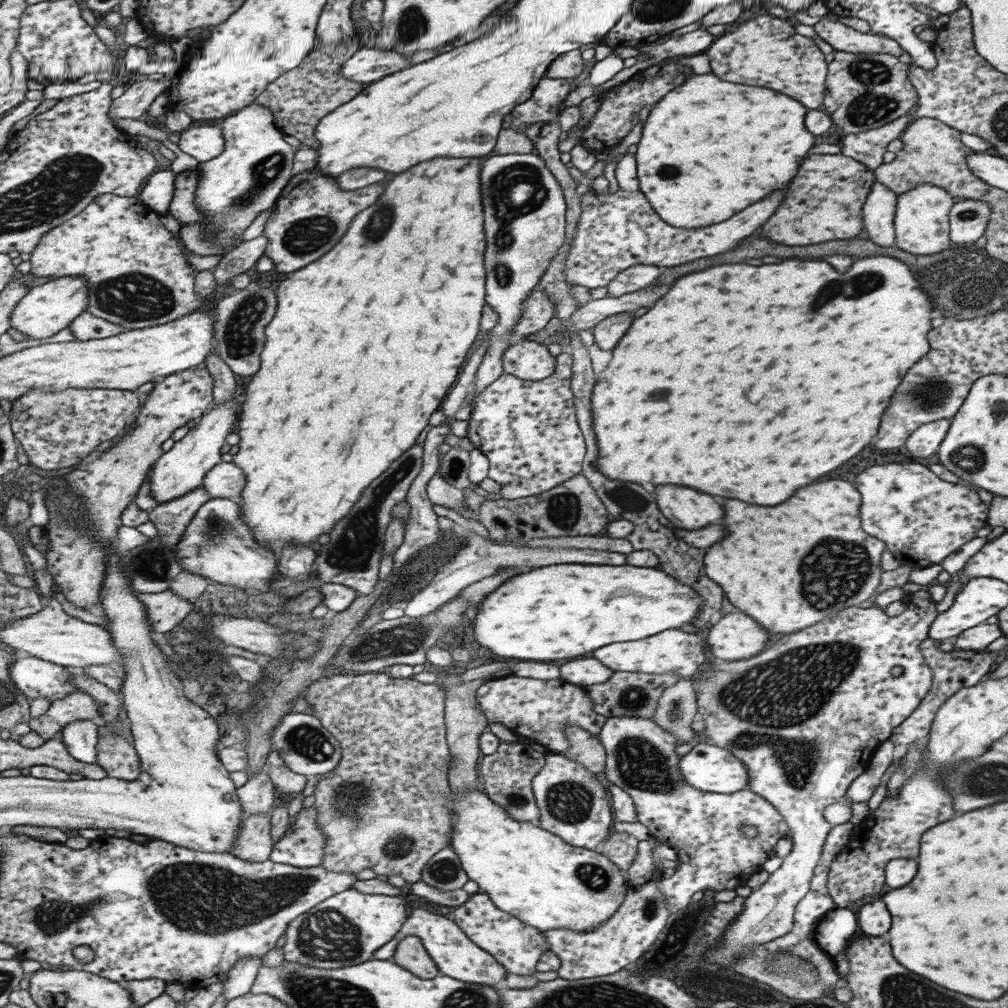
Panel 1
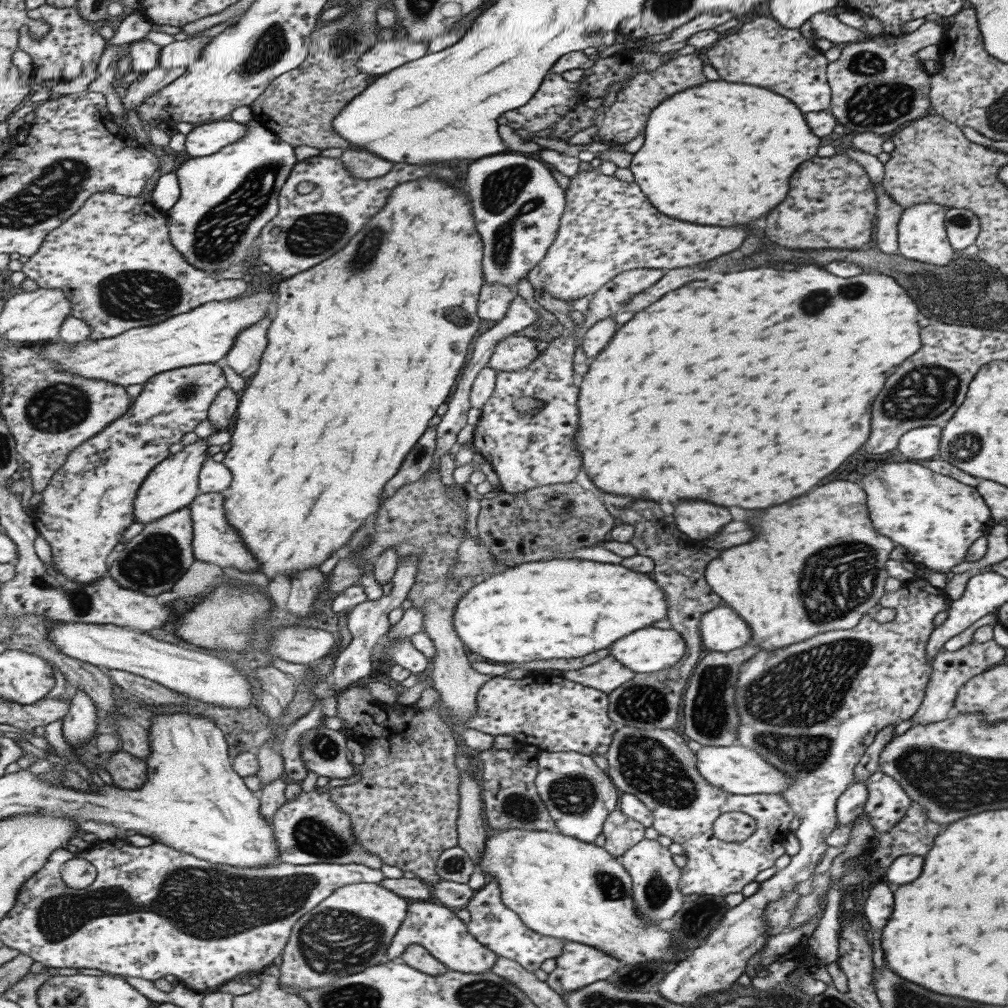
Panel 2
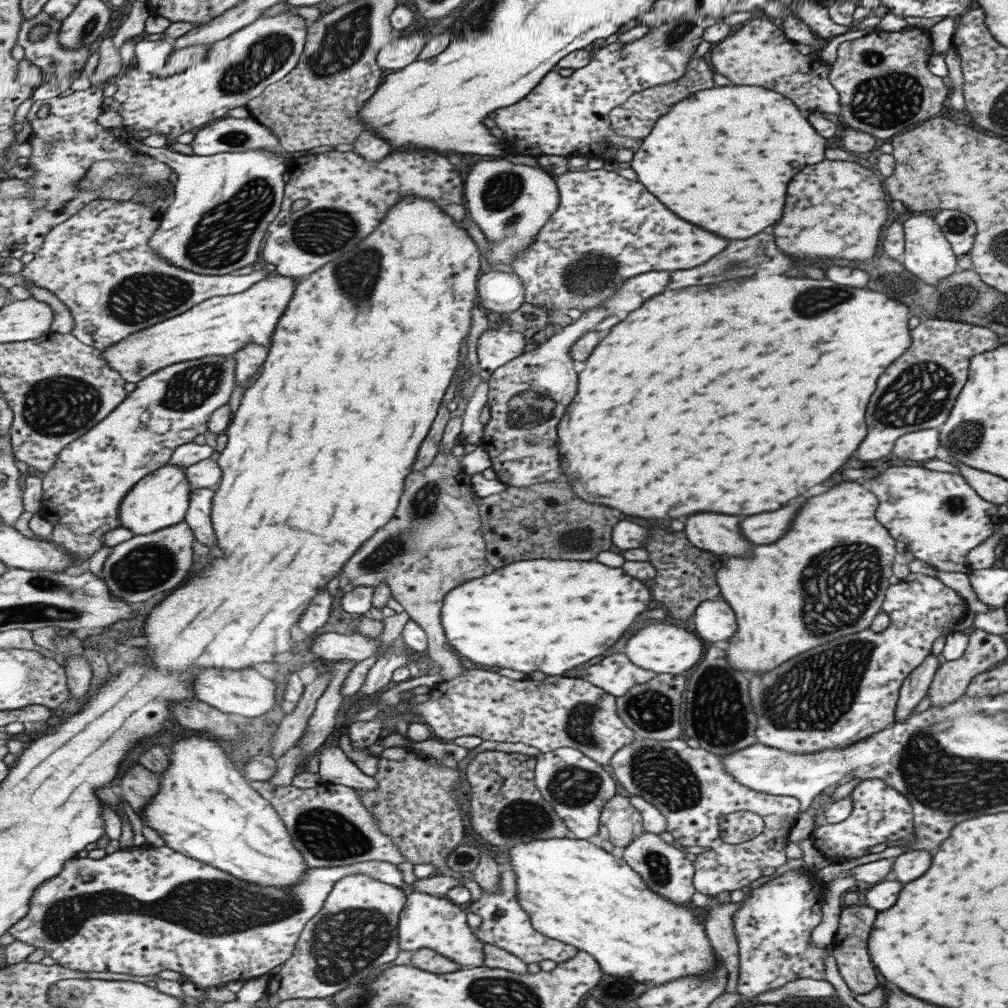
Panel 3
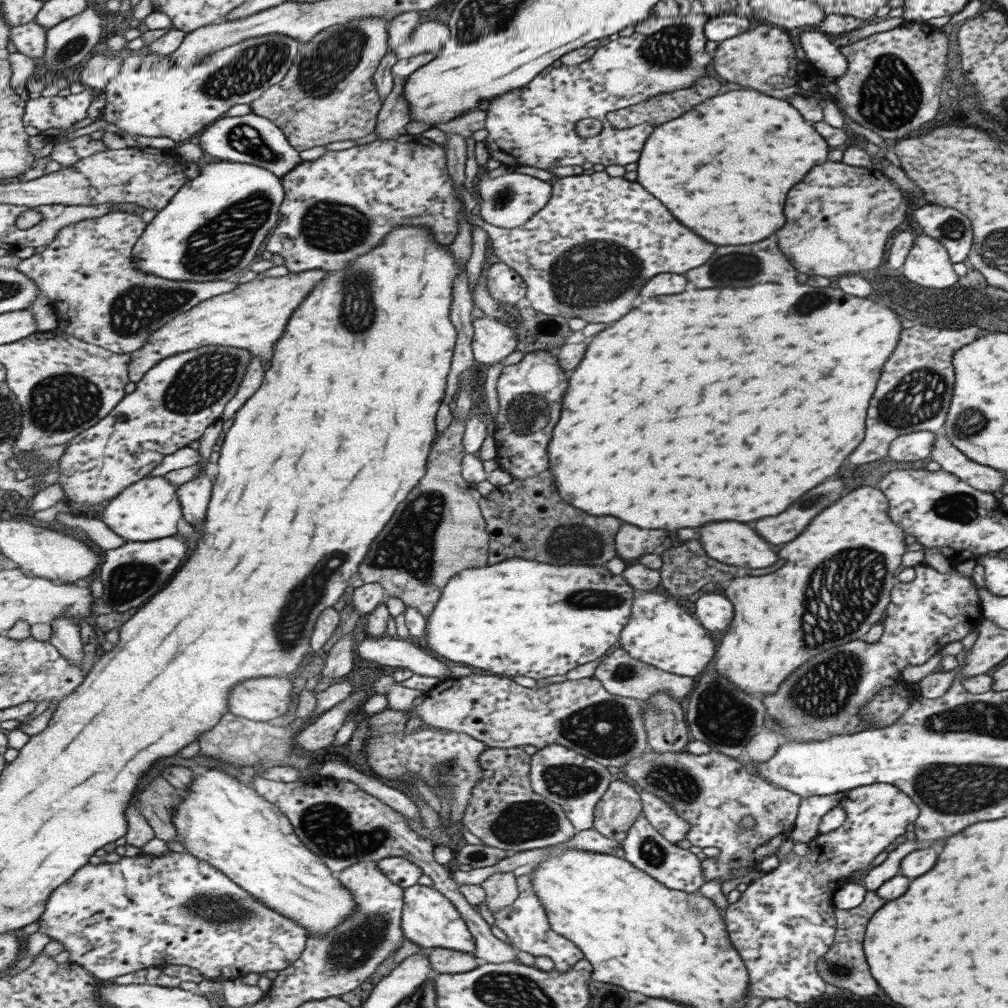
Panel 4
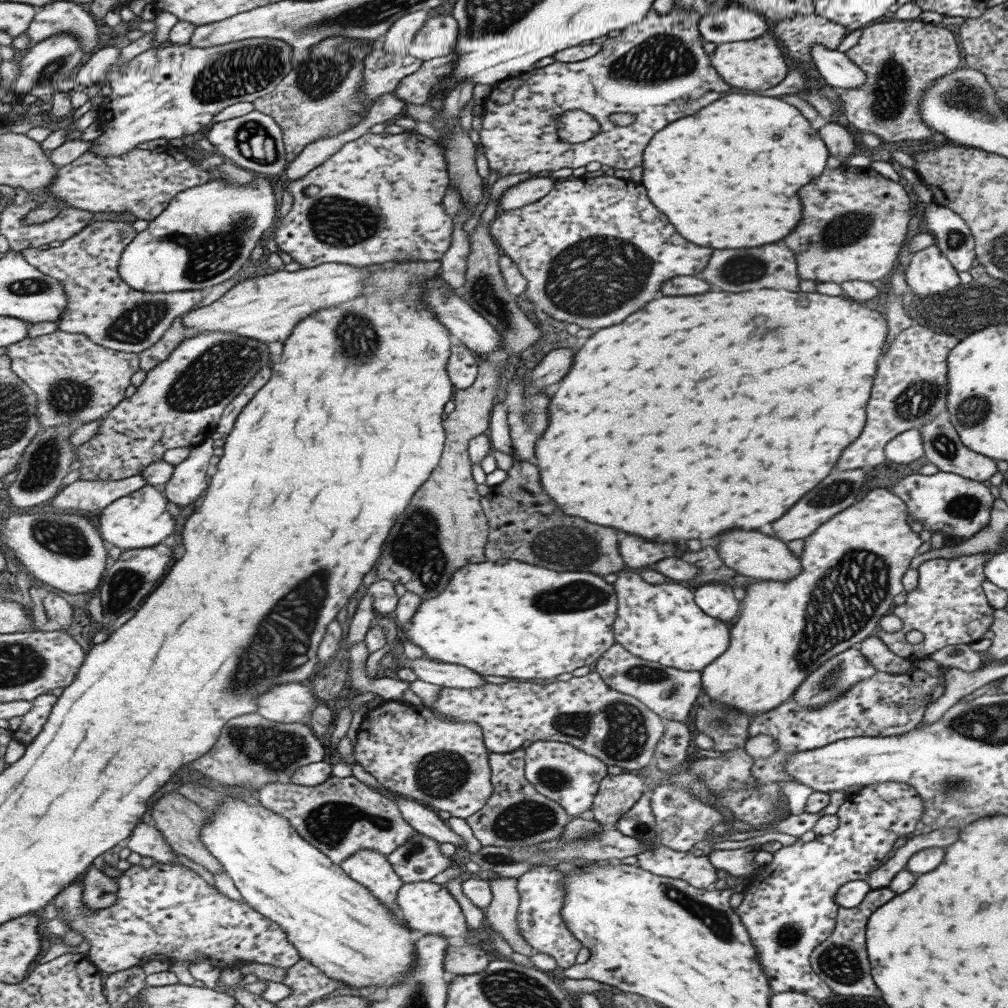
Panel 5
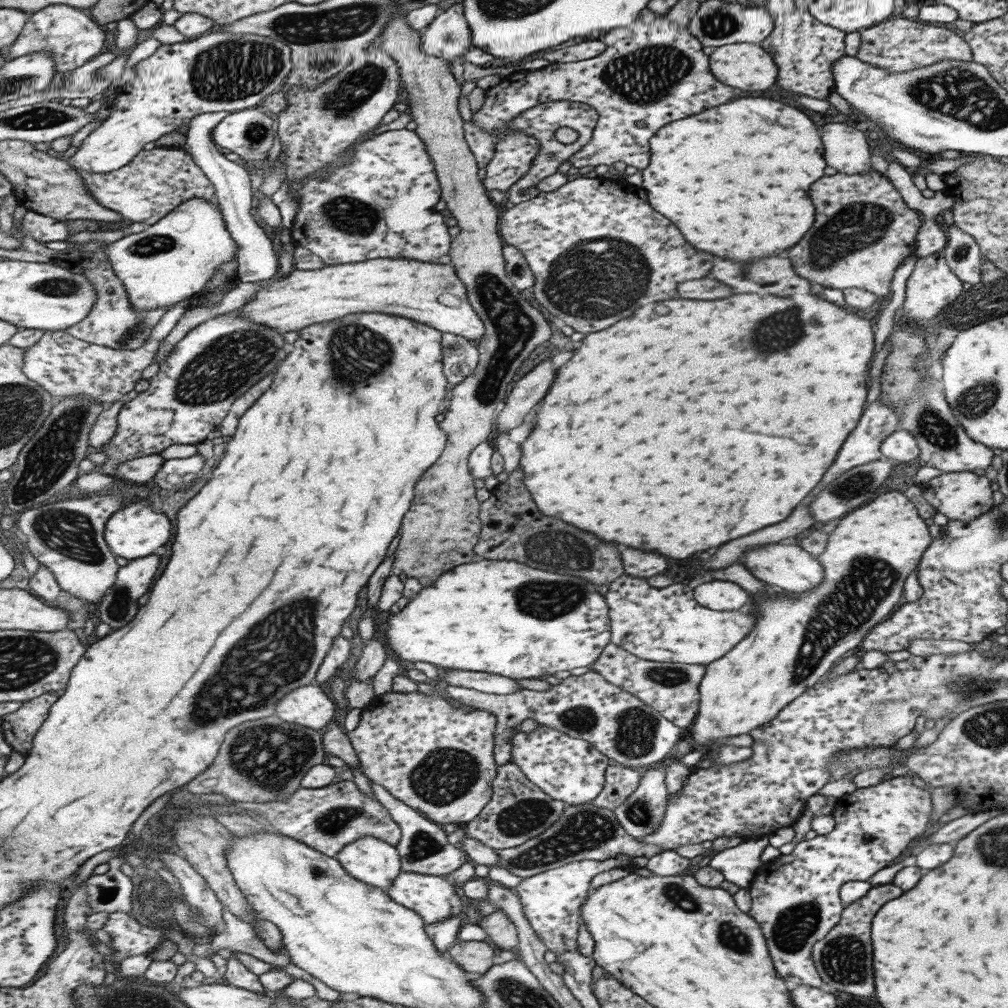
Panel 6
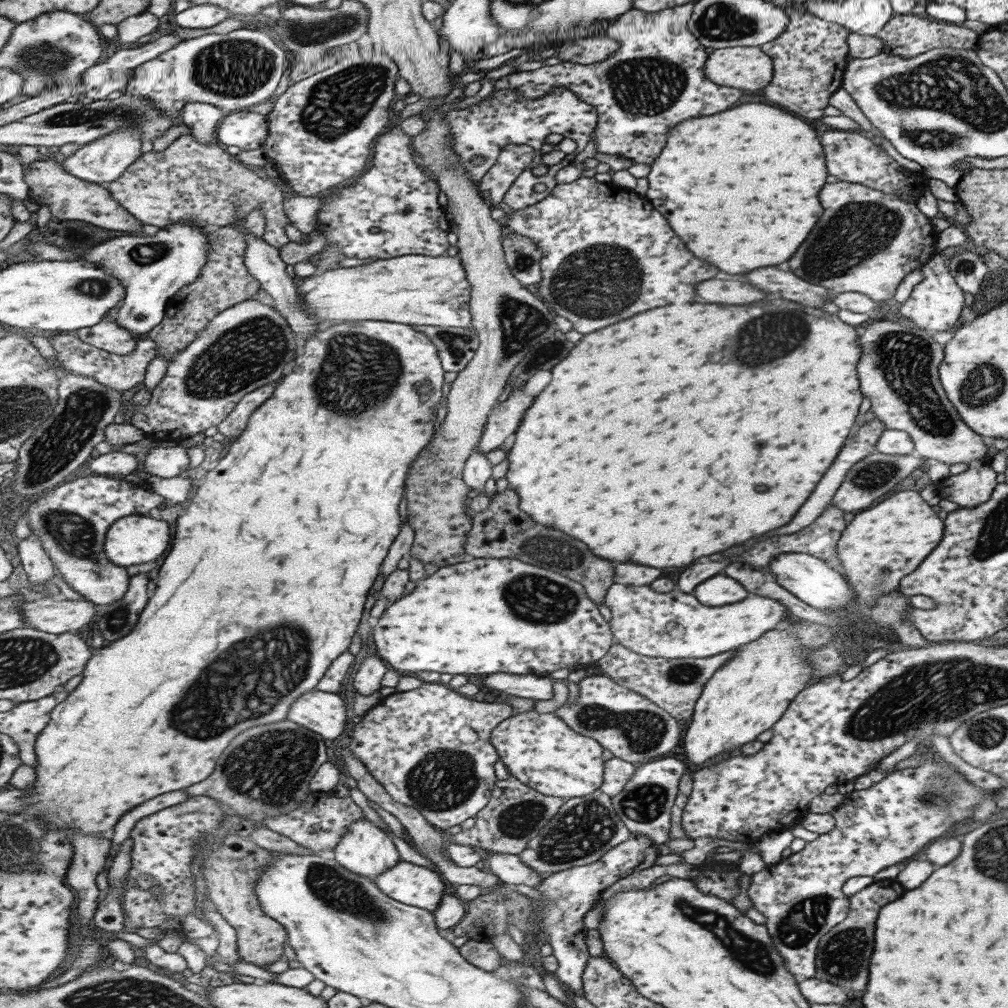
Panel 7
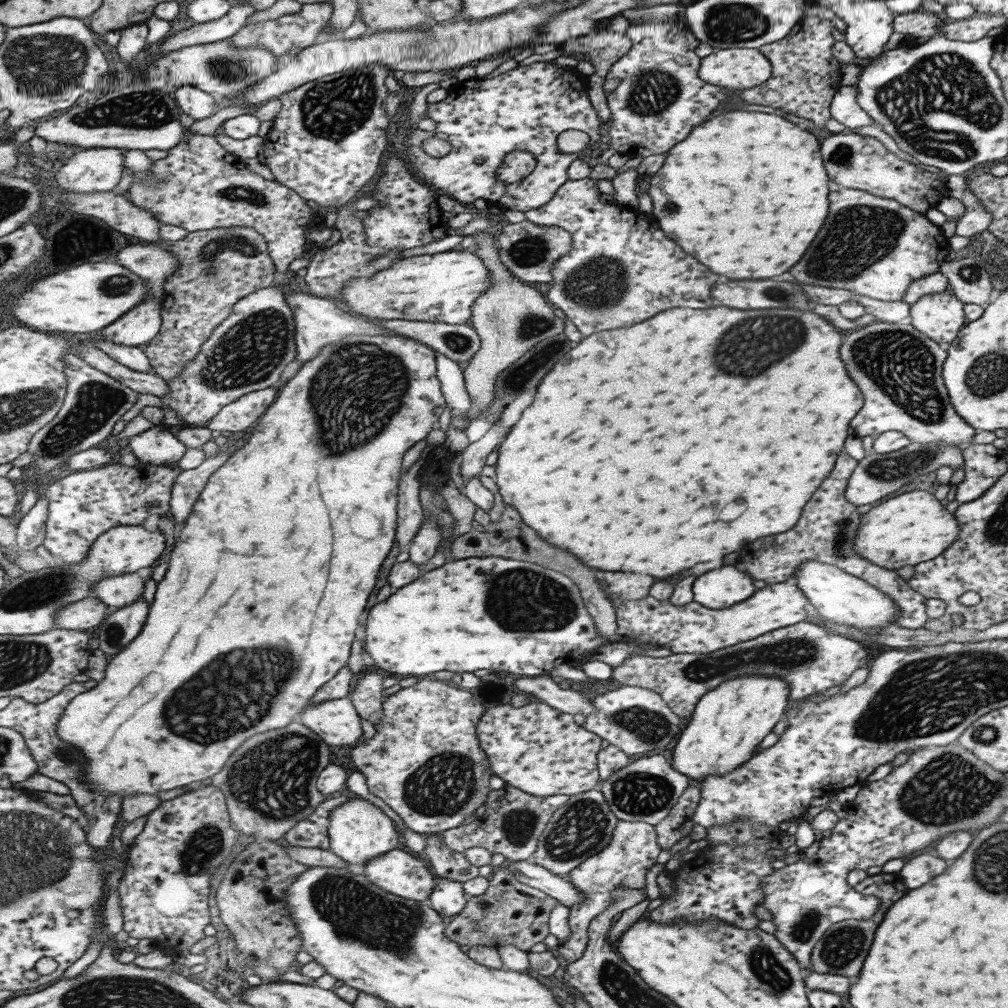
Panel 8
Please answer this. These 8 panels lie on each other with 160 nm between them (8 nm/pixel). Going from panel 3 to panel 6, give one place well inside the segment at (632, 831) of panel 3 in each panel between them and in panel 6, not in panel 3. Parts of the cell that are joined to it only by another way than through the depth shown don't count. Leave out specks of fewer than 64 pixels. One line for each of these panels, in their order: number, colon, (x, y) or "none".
4: (620, 805)
5: (616, 794)
6: (619, 782)

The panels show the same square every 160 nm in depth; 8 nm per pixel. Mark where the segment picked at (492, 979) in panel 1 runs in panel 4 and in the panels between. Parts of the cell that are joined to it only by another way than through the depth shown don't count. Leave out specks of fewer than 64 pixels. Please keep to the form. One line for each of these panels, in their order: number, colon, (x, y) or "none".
2: (437, 927)
3: (432, 922)
4: (430, 920)

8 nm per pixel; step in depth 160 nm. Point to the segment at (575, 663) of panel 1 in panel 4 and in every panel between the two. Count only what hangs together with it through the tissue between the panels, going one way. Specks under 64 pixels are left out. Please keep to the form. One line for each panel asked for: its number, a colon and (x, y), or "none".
2: (606, 674)
3: (614, 674)
4: (620, 675)

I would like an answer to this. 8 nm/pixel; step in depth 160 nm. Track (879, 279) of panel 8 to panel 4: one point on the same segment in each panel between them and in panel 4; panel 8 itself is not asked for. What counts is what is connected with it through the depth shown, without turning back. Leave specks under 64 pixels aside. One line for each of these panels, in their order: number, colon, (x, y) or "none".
4: (837, 219)
5: (853, 223)
6: (862, 231)
7: (879, 238)

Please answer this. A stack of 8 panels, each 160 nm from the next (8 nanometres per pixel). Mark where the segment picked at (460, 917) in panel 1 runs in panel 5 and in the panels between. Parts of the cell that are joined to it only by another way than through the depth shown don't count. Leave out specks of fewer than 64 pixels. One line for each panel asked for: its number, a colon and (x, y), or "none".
2: (497, 926)
3: (506, 923)
4: (525, 923)
5: (539, 920)

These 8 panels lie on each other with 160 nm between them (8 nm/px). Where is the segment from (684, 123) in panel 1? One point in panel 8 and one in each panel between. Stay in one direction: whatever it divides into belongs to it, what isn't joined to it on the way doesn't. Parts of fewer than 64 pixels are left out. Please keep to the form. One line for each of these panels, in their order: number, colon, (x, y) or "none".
2: (720, 154)
3: (721, 159)
4: (722, 169)
5: (726, 177)
6: (733, 179)
7: (739, 188)
8: (744, 194)

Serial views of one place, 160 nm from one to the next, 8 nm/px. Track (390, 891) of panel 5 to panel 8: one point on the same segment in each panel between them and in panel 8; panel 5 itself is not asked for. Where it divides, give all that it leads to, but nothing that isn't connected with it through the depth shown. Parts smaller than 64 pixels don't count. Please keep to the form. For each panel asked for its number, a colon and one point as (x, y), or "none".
6: (373, 861)
7: (366, 850)
8: (359, 831)

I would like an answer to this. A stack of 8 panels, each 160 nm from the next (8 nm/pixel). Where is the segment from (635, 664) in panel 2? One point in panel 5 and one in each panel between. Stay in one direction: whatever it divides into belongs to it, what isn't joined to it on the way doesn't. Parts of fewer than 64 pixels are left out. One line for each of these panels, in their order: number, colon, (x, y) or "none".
3: (667, 649)
4: (659, 632)
5: (661, 623)

